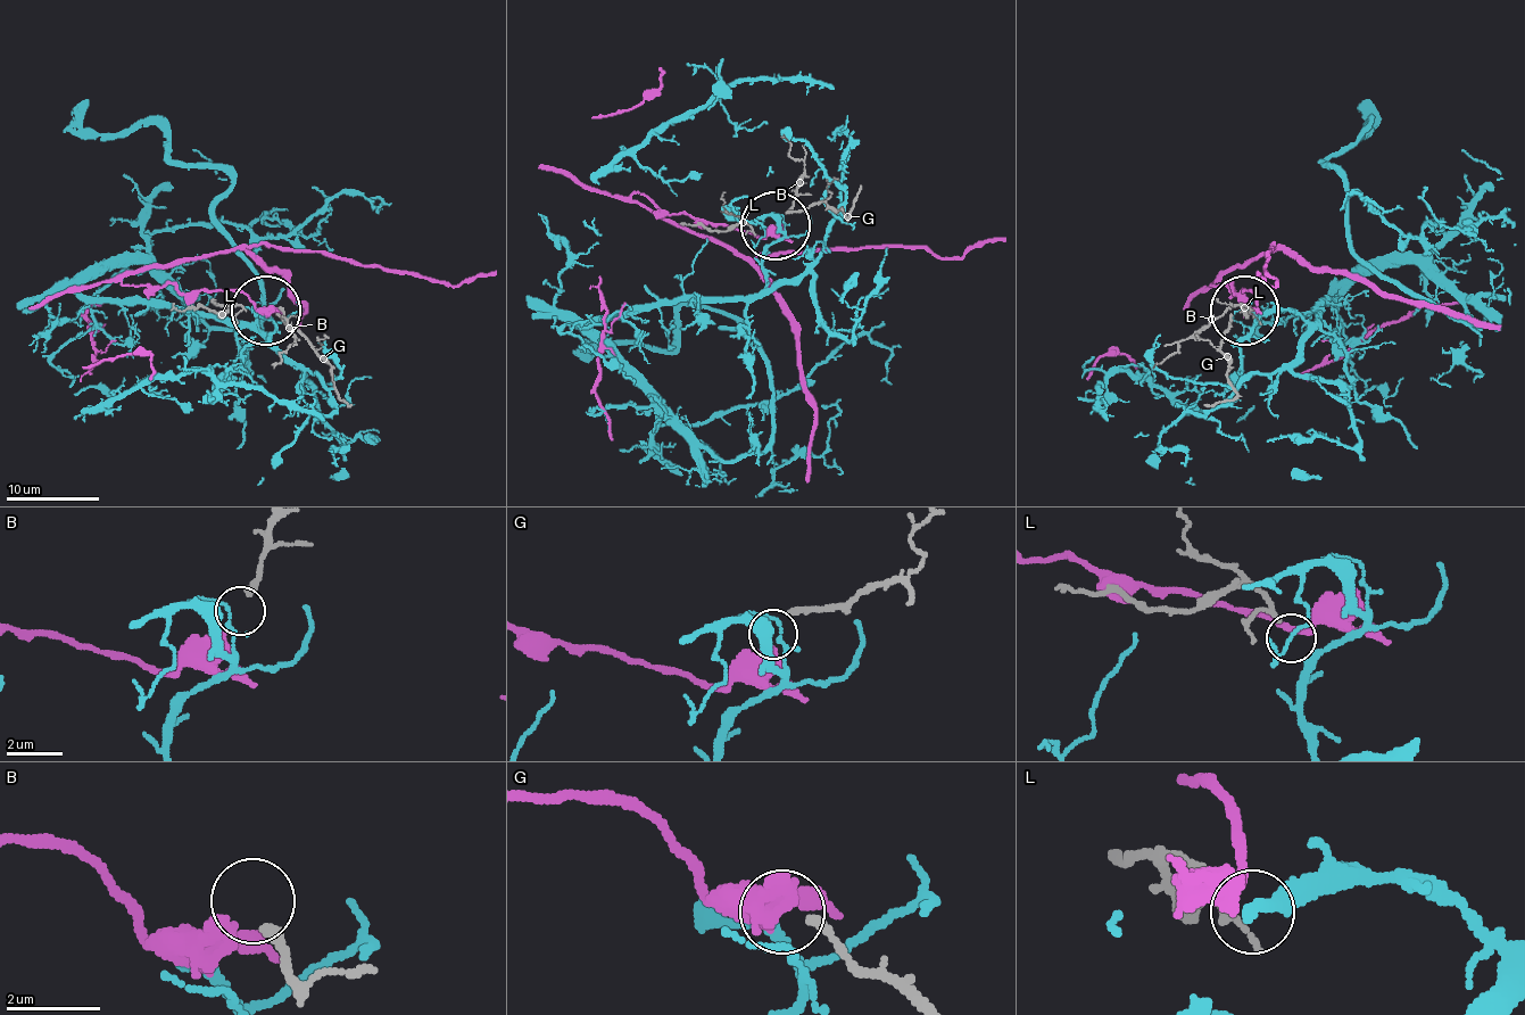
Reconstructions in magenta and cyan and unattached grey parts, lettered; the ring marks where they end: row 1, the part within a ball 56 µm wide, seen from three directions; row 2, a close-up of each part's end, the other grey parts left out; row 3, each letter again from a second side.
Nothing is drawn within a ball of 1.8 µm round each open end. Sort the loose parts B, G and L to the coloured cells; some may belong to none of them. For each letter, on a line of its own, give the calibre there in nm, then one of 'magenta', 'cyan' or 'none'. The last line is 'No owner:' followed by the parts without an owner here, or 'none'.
B: 200 nm | none
G: 190 nm | none
L: 110 nm | cyan
No owner: B, G

